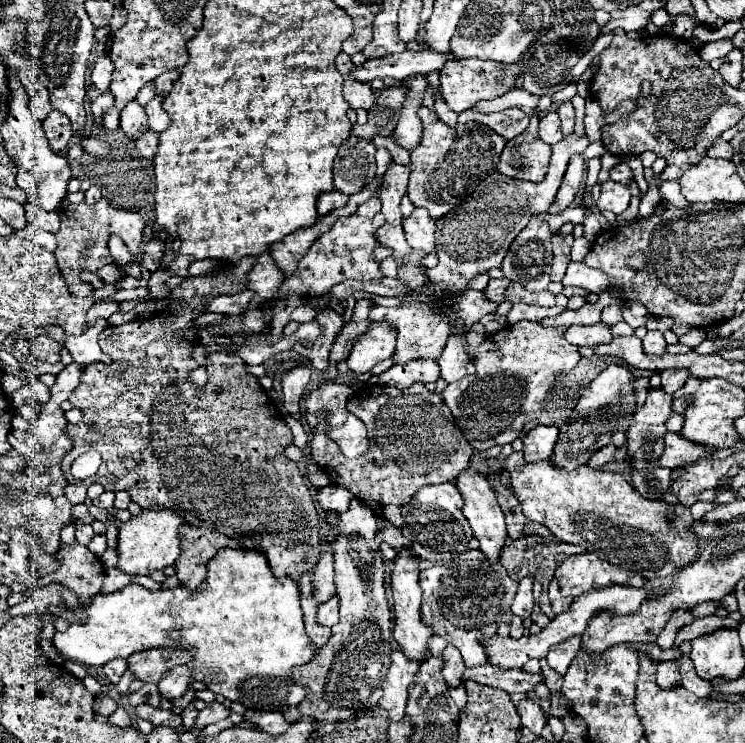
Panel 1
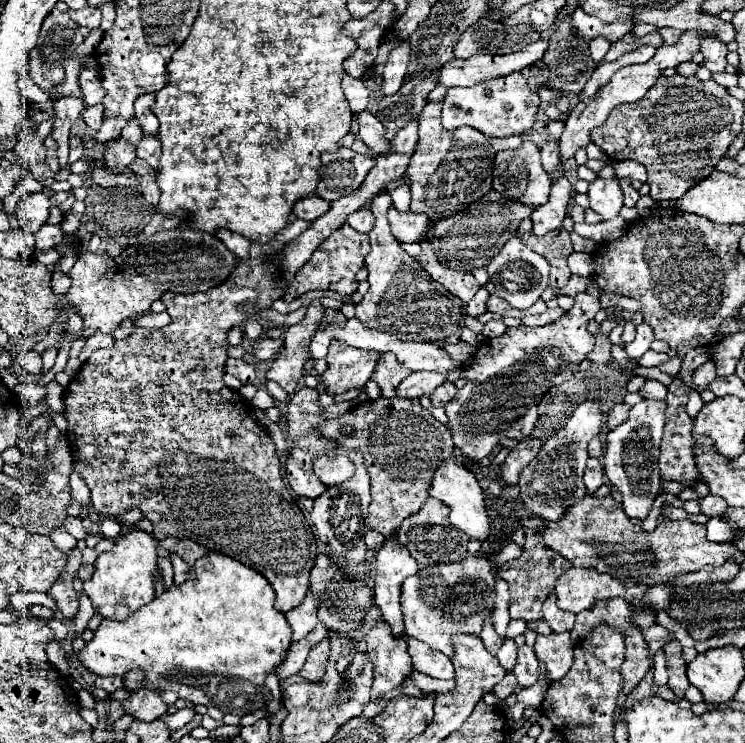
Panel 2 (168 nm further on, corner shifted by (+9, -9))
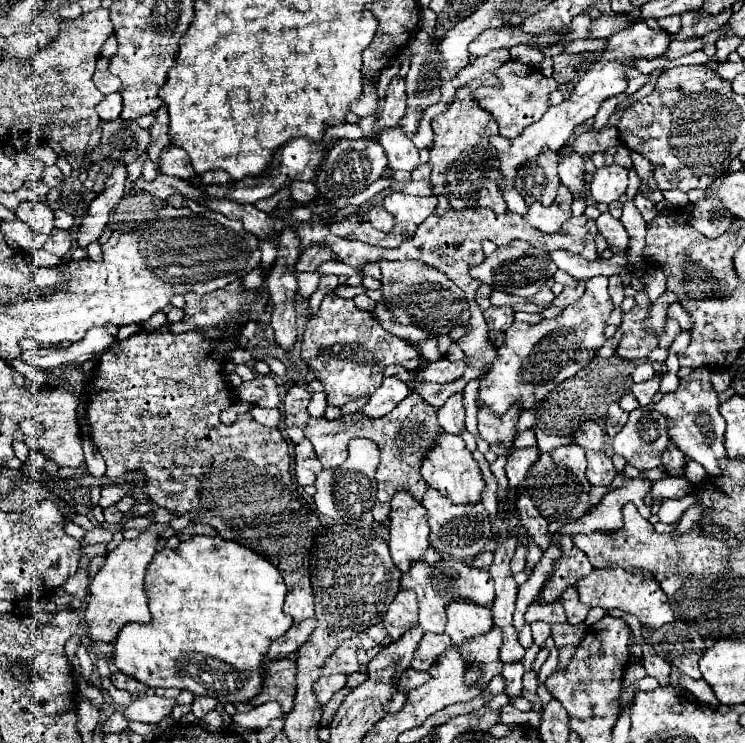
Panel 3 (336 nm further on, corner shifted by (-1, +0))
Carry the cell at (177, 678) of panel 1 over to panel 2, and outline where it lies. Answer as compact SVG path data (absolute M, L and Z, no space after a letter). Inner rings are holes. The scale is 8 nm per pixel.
M140 688L140 690L132 692L130 698L122 702L122 706L124 706L126 714L130 714L134 720L142 720L142 722L158 720L168 710L168 706L162 702L162 694L152 692L148 688Z

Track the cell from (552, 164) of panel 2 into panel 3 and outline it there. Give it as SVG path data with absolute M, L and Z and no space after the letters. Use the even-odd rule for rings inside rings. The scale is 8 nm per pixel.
M576 151L558 153L558 175L560 181L574 193L586 193L584 187L584 161L582 155Z

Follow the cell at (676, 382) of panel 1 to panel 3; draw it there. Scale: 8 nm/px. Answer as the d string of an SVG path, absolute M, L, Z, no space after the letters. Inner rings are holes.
M654 375L650 381L636 383L632 387L632 395L638 399L638 403L642 407L646 407L646 405L650 405L654 401L654 395L660 391L660 381L662 381L662 377L660 375Z

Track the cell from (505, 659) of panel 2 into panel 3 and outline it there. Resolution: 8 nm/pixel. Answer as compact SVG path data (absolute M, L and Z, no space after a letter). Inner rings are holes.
M506 663L502 669L502 677L506 679L506 695L520 695L522 691L522 675L524 675L524 663Z

